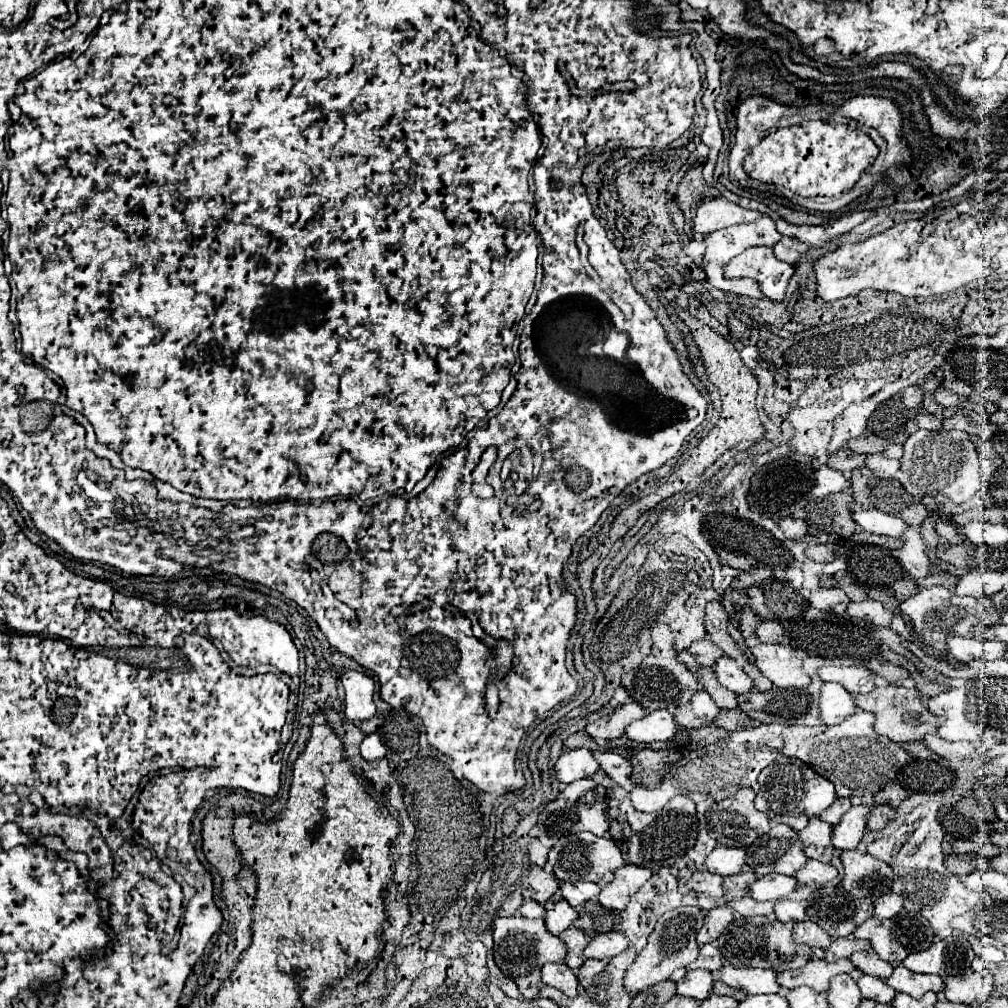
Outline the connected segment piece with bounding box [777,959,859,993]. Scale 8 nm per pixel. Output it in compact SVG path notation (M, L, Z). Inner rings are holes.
M813 959L801 969L779 973L777 979L779 979L779 985L787 987L787 989L807 985L819 993L827 993L827 983L831 981L831 977L841 975L841 973L859 973L859 971L849 959L839 959L835 963Z

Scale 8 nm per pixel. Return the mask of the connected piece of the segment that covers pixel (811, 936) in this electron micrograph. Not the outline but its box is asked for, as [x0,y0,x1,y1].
[793,921,831,949]

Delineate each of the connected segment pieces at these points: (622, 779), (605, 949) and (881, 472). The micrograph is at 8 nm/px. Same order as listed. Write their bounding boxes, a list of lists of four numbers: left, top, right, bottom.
[[595,753,635,791],[583,931,627,959],[865,454,901,479]]

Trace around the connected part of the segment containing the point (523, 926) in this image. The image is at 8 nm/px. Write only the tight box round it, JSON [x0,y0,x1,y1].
[493,915,567,999]

